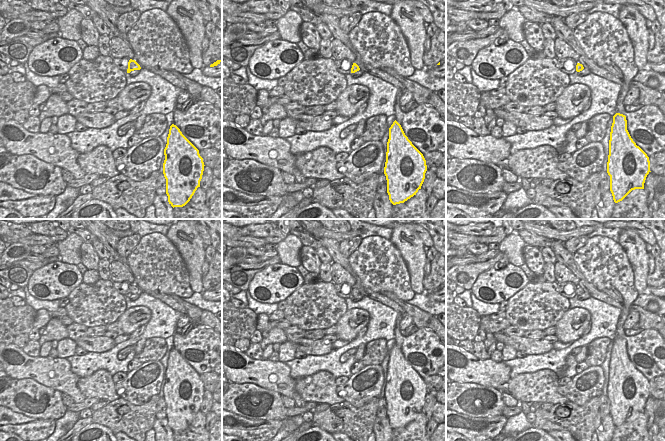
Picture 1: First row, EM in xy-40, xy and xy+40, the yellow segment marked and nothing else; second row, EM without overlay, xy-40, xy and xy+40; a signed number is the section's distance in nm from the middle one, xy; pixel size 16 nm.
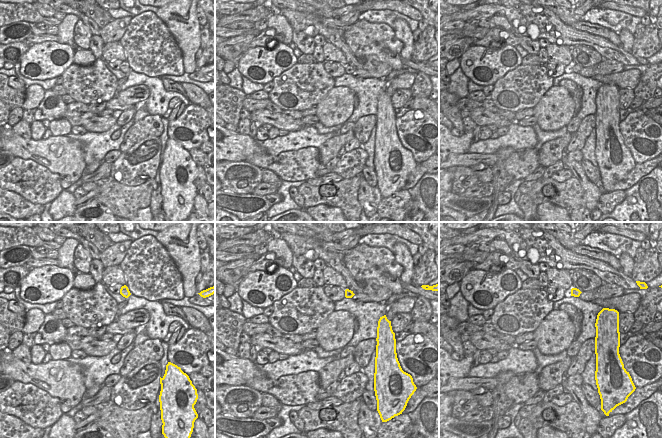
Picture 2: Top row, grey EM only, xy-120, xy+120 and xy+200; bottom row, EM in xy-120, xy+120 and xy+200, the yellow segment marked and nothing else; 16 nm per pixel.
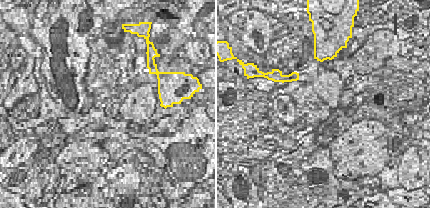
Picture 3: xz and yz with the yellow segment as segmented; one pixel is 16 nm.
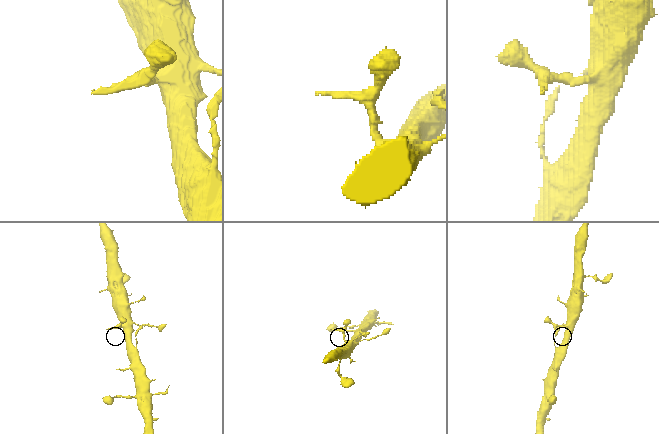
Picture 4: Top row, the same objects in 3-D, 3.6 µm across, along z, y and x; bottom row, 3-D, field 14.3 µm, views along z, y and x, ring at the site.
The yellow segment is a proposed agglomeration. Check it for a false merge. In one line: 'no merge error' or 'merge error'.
no merge error

